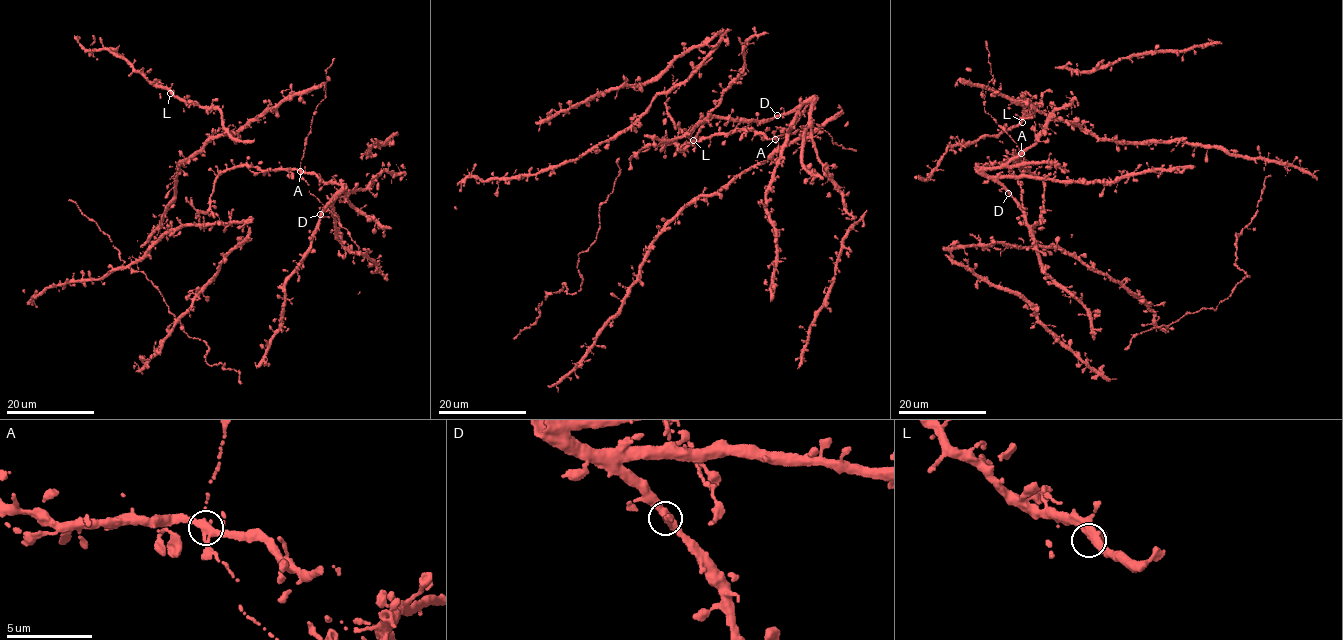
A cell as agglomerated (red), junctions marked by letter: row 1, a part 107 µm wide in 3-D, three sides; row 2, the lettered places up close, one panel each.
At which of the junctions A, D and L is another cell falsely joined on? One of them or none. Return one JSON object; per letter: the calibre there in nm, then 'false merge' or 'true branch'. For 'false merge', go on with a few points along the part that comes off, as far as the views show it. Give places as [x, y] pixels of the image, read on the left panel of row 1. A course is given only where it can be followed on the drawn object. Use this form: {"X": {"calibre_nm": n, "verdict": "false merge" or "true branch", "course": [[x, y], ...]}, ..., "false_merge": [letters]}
{"A": {"calibre_nm": 360, "verdict": "true branch"}, "D": {"calibre_nm": 340, "verdict": "true branch"}, "L": {"calibre_nm": 360, "verdict": "true branch"}, "false_merge": []}

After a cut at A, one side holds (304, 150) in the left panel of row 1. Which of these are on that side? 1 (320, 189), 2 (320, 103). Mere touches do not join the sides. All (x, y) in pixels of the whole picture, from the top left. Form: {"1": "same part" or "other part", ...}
{"1": "other part", "2": "same part"}

